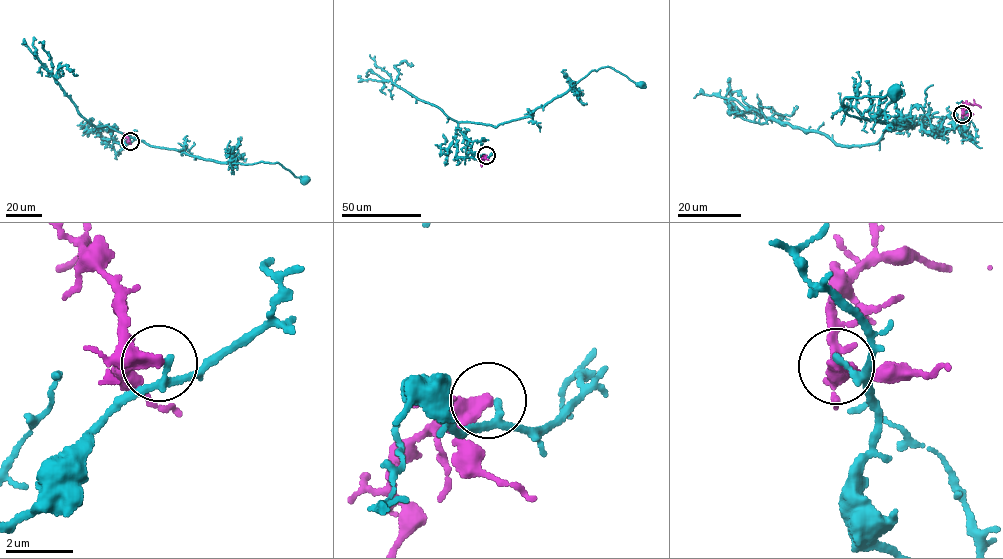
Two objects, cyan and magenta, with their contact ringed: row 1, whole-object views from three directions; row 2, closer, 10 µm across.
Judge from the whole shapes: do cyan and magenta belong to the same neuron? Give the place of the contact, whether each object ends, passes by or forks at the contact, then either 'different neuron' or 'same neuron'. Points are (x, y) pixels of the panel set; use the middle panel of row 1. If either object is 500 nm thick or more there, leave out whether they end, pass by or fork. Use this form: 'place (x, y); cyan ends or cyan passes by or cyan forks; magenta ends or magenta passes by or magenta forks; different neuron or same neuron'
place (486, 155); cyan passes by; magenta ends; different neuron

